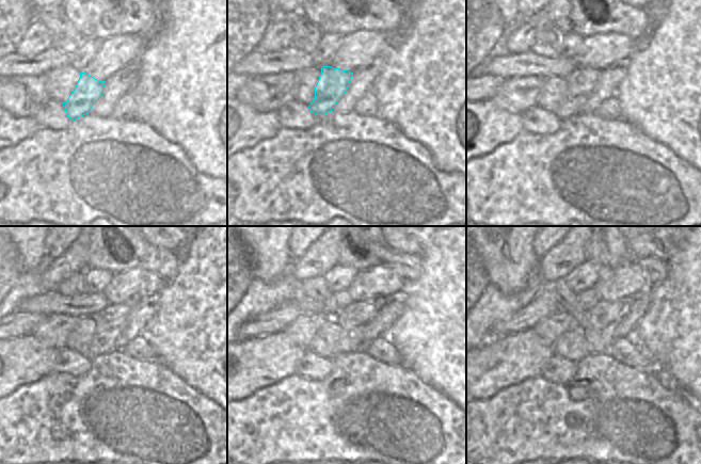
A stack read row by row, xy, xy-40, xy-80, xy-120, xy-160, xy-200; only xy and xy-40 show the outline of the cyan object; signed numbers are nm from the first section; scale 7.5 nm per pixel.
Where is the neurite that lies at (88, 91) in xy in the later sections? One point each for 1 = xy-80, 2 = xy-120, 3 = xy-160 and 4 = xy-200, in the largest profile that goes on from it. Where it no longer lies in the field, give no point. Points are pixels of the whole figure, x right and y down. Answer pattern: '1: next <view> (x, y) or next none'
1: next xy-80 (579, 83)
2: next xy-120 (109, 322)
3: next xy-160 (353, 320)
4: next xy-200 (602, 320)

